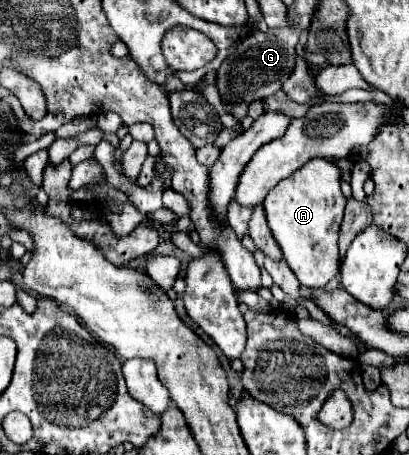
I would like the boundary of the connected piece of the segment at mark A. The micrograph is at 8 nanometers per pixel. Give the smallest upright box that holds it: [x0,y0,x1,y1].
[264,158,346,288]

